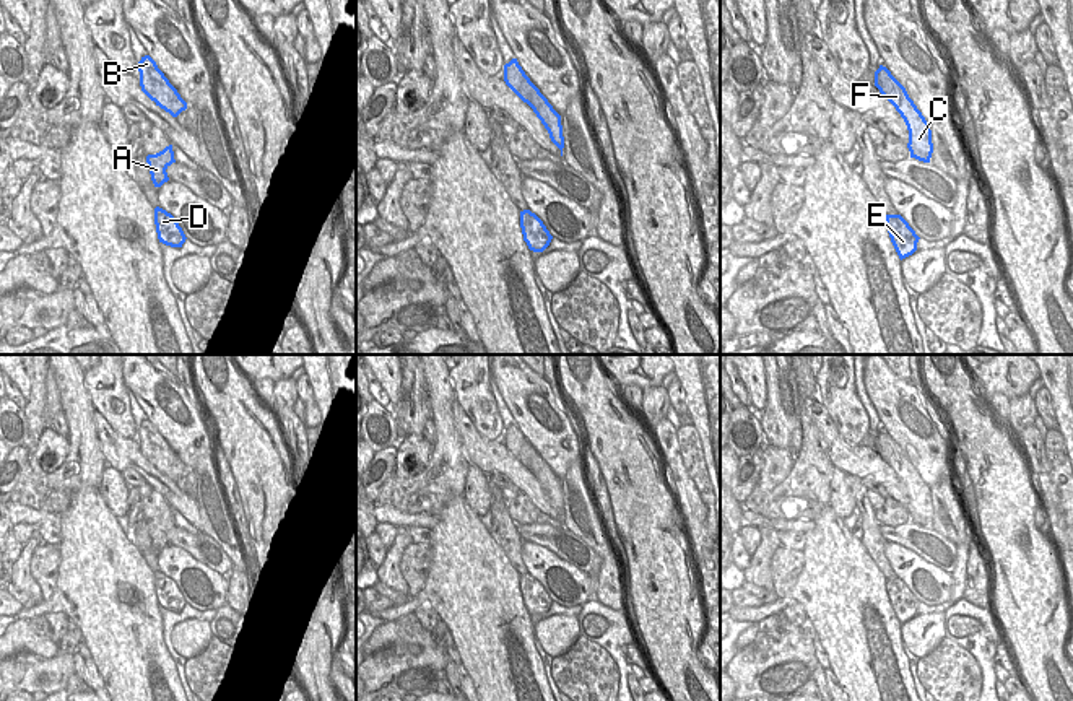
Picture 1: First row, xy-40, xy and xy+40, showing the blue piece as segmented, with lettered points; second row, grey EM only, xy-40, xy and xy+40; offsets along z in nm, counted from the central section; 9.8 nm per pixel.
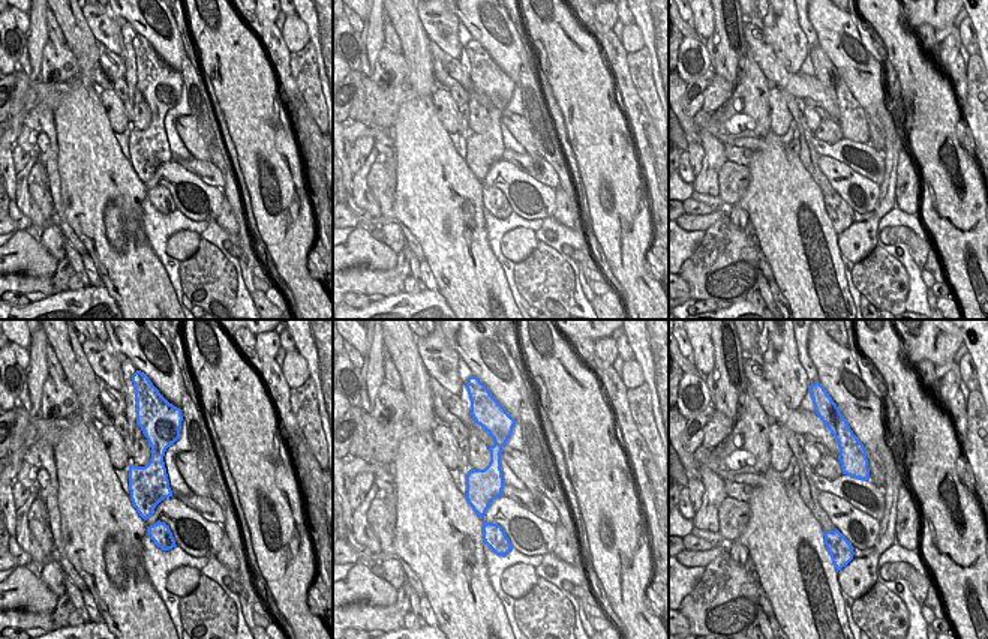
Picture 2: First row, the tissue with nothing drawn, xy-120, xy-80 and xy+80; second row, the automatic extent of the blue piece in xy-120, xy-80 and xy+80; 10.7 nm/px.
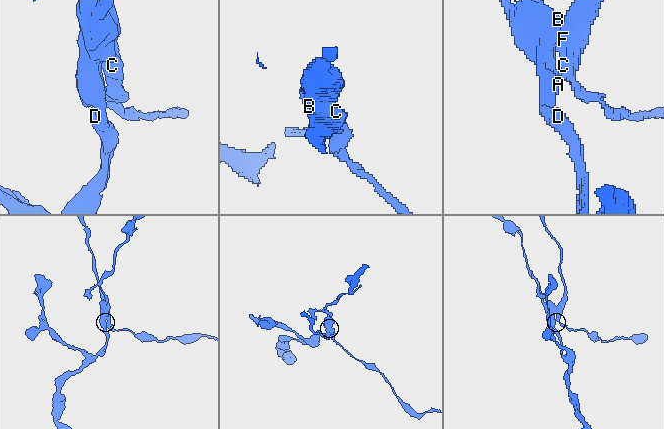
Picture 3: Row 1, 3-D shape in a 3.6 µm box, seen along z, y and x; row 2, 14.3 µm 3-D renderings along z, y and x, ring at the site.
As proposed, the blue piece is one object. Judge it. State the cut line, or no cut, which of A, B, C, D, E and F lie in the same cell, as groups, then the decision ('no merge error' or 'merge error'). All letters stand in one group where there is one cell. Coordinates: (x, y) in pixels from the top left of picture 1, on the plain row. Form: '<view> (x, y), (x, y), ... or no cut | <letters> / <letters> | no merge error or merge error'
xy (529, 443), (521, 449), (521, 462) | A B D E / C F | merge error

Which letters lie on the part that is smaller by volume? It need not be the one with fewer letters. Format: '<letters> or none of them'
C, F

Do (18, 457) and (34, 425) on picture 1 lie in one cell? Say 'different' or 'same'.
different

